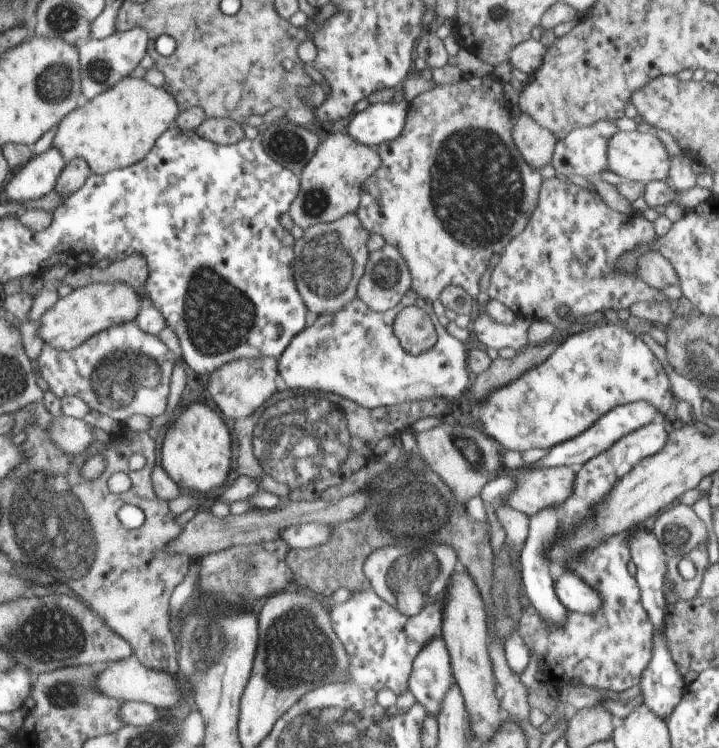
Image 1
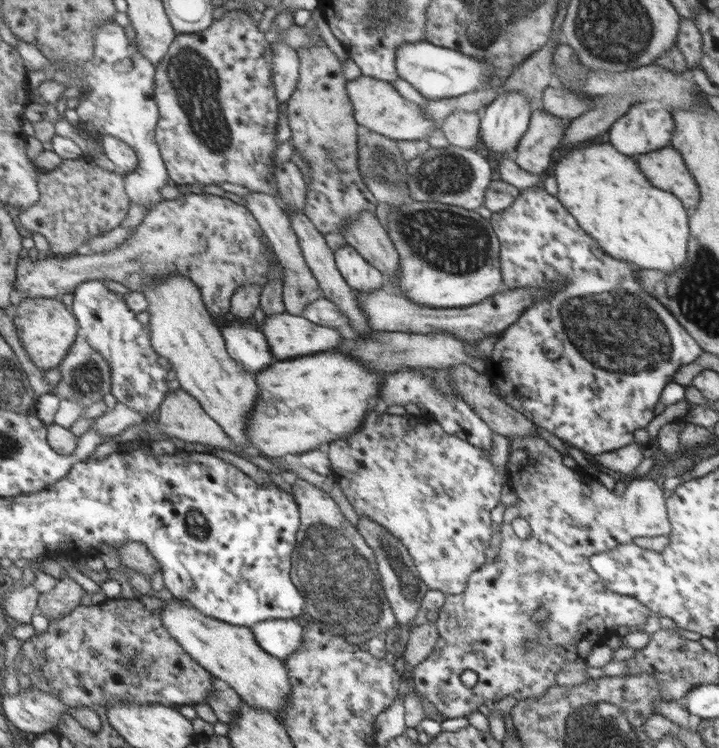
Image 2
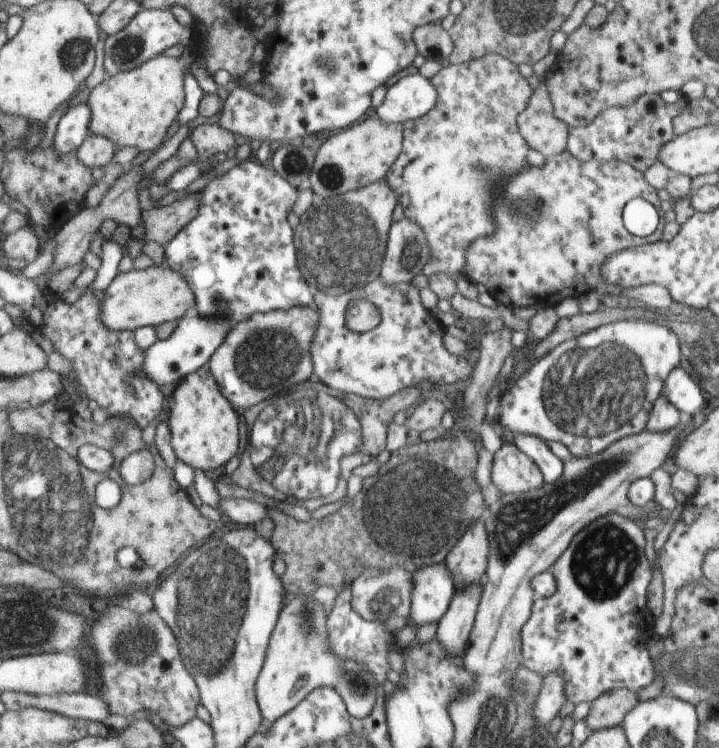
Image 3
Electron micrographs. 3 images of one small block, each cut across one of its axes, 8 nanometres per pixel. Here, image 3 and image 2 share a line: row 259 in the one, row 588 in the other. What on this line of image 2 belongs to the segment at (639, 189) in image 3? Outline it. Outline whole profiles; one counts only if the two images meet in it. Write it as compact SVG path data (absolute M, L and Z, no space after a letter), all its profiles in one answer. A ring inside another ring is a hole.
M509 436L507 439L509 456L504 469L518 501L499 512L498 528L502 539L497 560L479 568L476 575L466 582L462 593L444 596L443 606L438 609L435 620L437 640L432 652L412 670L413 688L417 695L431 702L445 718L469 716L471 712L477 712L480 704L496 702L505 696L513 696L517 701L543 696L547 688L556 685L555 662L551 662L551 654L555 654L557 646L571 652L571 658L567 656L565 662L585 658L591 648L607 638L607 632L621 626L635 629L651 614L638 599L607 592L605 583L590 566L589 558L631 543L634 538L669 533L665 498L659 486L651 480L636 479L625 486L623 496L613 496L601 488L601 498L583 482L581 476L561 464L559 452L541 437ZM517 517L524 518L529 525L531 535L528 540L519 540L511 529L510 522ZM463 670L477 673L479 683L470 688L463 686L459 680Z

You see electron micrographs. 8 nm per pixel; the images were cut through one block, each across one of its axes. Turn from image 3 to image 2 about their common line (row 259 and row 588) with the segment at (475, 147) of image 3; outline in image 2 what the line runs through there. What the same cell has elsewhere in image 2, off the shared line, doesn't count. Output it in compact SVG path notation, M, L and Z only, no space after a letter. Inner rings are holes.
M369 412L353 434L329 442L332 476L357 515L373 519L402 541L429 590L439 590L444 595L462 593L466 582L485 562L485 548L491 538L489 512L497 508L495 504L508 476L505 470L501 476L501 469L490 462L485 450L447 434L437 422L421 426L409 420L407 428L401 420L403 416Z

